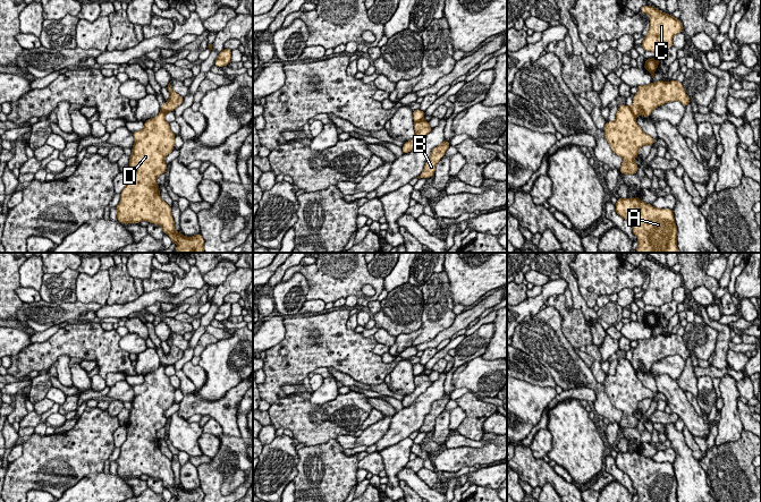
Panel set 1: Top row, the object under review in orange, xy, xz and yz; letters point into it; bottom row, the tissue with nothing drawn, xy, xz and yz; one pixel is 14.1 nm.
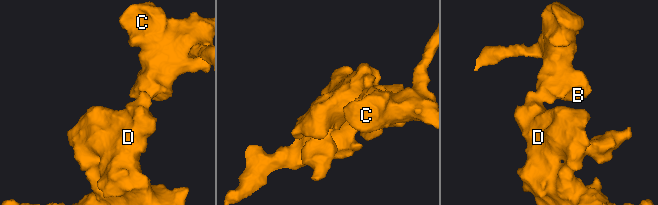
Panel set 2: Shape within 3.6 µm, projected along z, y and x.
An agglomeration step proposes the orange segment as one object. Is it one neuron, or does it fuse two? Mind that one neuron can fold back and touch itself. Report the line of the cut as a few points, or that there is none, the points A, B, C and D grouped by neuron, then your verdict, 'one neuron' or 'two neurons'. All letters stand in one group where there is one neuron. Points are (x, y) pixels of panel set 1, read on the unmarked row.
cut yz (628, 360), (635, 371); groups A D / B C; two neurons

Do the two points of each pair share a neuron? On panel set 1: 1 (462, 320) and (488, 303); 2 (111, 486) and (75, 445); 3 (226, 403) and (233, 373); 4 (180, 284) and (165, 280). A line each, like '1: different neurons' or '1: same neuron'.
1: same neuron
2: different neurons
3: different neurons
4: different neurons

